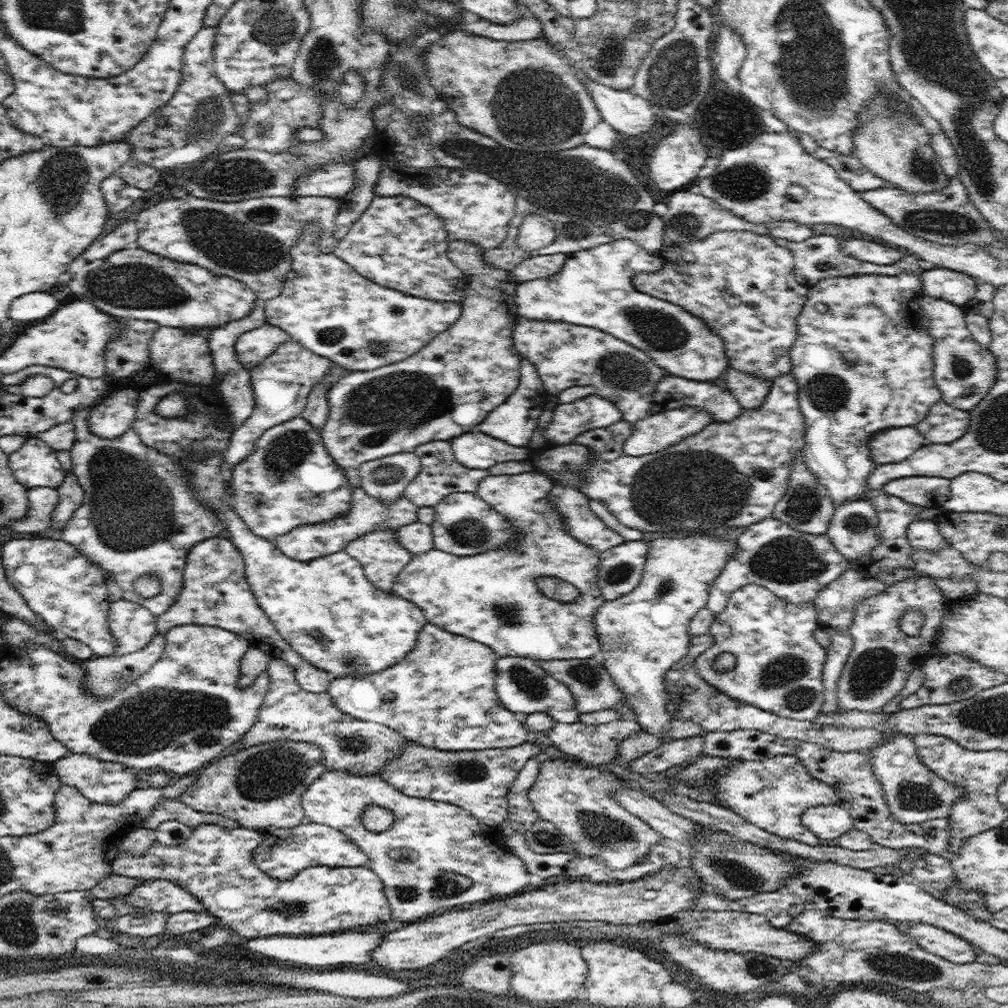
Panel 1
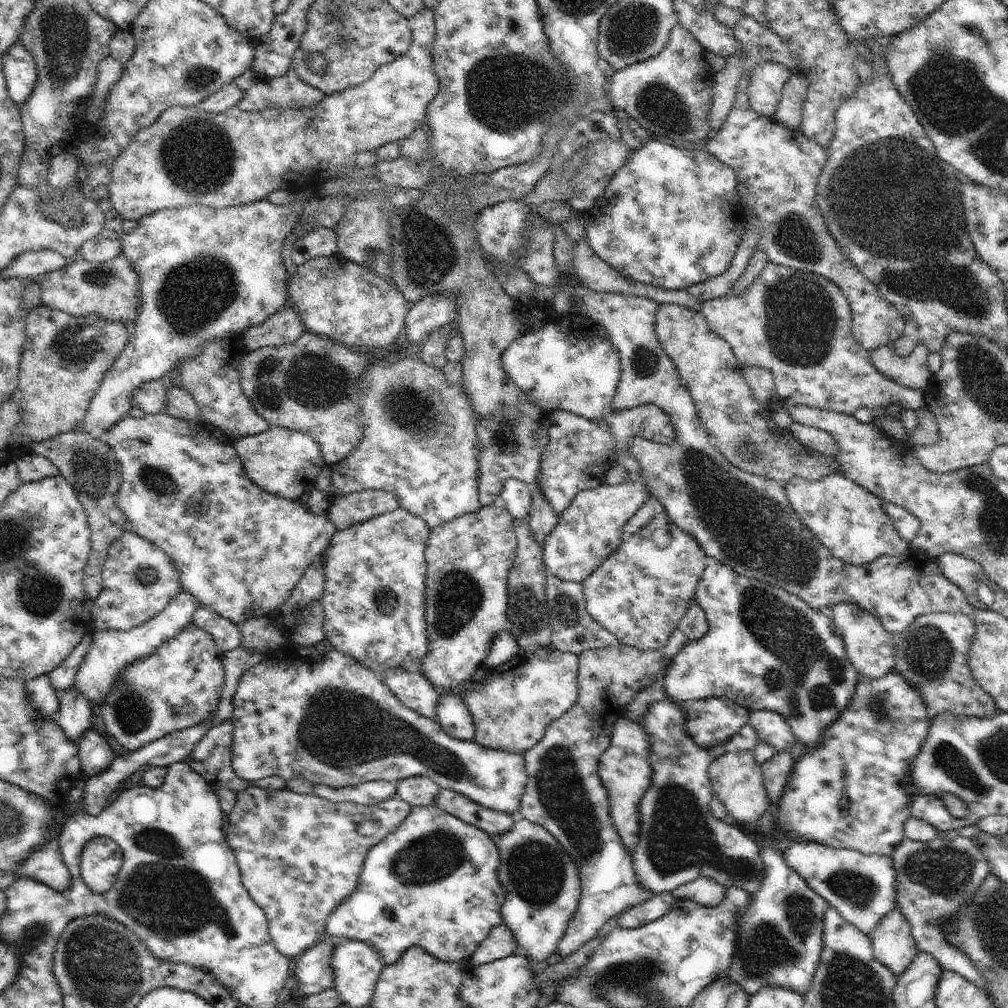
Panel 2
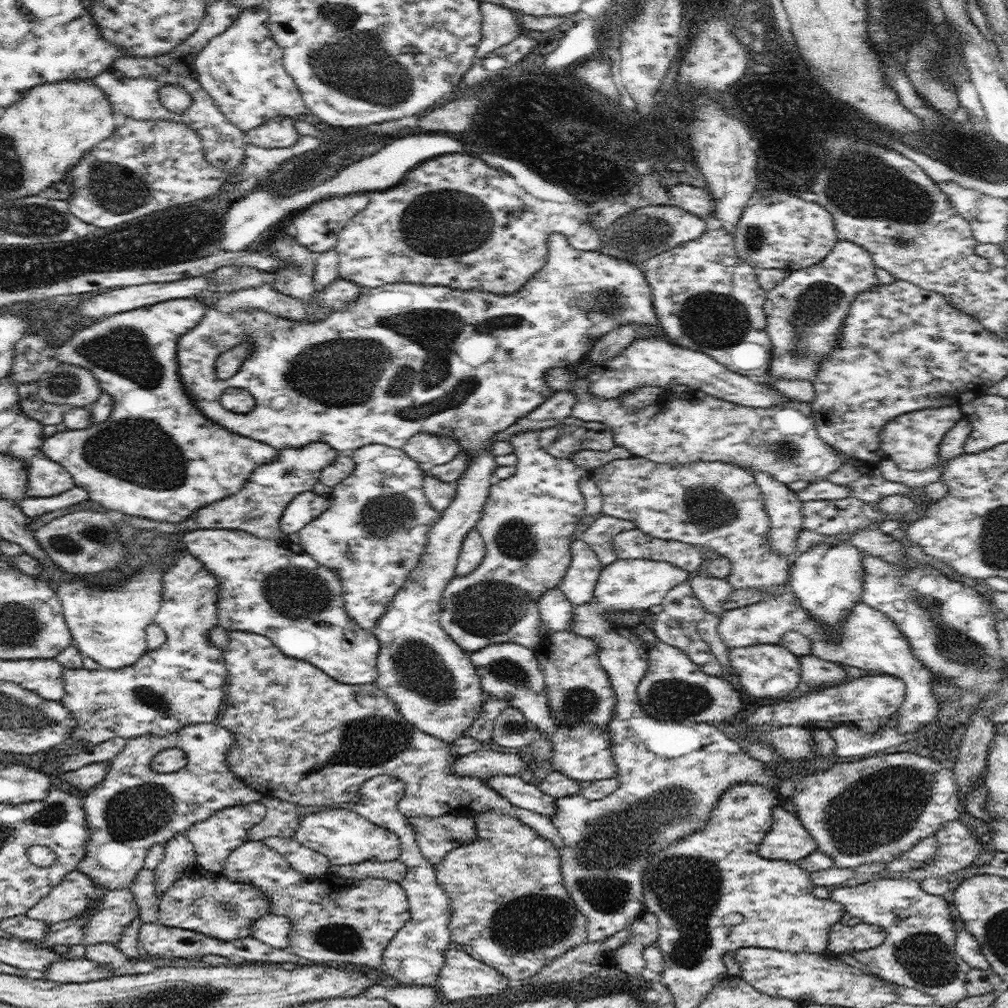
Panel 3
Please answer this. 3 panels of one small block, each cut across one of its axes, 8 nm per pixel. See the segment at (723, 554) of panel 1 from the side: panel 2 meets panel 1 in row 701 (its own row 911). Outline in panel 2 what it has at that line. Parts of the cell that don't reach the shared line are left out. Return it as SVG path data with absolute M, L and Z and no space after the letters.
M672 893L653 895L651 899L624 911L617 924L623 929L640 928L664 916L675 901Z

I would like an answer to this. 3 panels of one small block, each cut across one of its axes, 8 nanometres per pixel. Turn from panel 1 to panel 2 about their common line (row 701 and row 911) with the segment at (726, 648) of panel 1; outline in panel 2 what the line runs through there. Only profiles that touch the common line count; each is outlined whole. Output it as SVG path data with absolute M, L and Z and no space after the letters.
M762 842L759 848L764 878L738 918L738 944L725 975L740 984L748 997L764 986L784 986L804 996L820 964L824 936L822 920L829 904L784 862L782 851L776 850L772 842Z

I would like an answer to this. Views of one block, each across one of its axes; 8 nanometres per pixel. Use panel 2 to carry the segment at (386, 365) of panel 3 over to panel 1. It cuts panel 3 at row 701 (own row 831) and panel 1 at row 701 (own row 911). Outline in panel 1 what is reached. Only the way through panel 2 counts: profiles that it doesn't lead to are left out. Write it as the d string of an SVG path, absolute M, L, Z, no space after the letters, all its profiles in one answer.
M427 622L420 629L416 645L399 664L368 675L332 677L328 693L342 712L360 720L384 724L404 738L428 748L456 752L515 747L526 743L528 730L498 698L495 684L497 658L489 646Z

